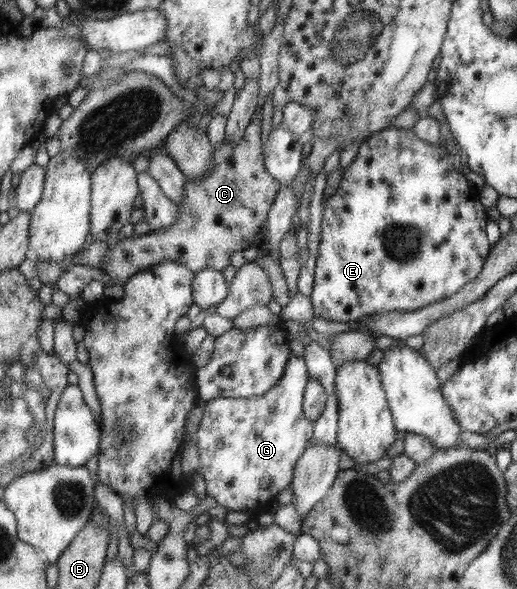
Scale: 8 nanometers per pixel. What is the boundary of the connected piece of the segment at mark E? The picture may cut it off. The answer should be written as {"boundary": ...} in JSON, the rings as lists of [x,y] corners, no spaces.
{"boundary":[[[389,126],[389,129],[382,129],[379,133],[371,134],[363,142],[357,151],[354,161],[343,168],[340,185],[327,200],[322,214],[322,227],[320,229],[320,244],[316,266],[314,269],[314,287],[311,293],[312,306],[316,316],[332,321],[357,321],[364,316],[372,316],[387,312],[409,312],[435,304],[437,301],[456,296],[466,284],[472,283],[483,271],[487,263],[487,255],[492,249],[485,235],[487,225],[487,213],[479,201],[479,189],[475,189],[463,175],[463,171],[457,171],[449,161],[451,157],[445,155],[441,159],[441,147],[439,144],[428,143],[424,138],[416,136],[411,129],[398,129]]]}

